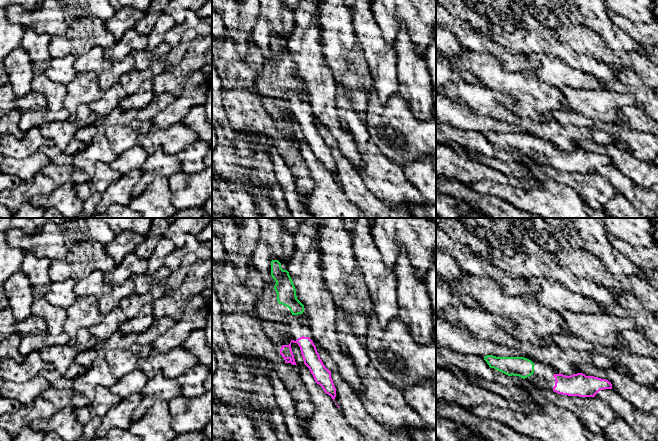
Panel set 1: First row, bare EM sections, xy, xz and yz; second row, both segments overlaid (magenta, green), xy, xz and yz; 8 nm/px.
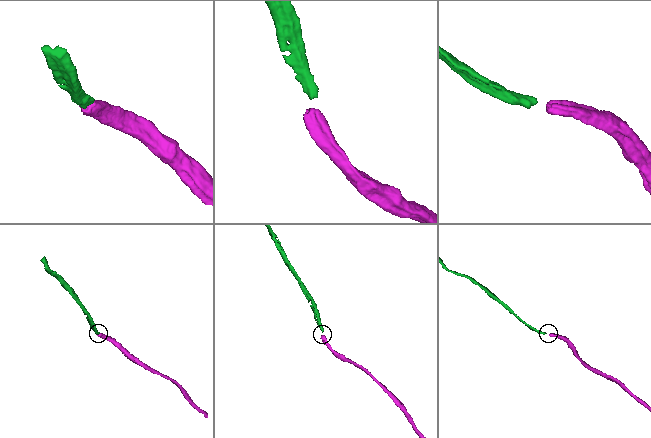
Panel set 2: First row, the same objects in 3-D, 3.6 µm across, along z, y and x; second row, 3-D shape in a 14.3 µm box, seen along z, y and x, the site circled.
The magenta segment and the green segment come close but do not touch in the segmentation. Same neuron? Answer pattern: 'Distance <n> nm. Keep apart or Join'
Distance 160 nm. Join

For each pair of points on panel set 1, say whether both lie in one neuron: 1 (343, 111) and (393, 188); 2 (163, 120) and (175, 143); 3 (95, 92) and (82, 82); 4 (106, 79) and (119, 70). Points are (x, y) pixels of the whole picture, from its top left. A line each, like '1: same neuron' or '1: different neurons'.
1: same neuron
2: different neurons
3: same neuron
4: same neuron

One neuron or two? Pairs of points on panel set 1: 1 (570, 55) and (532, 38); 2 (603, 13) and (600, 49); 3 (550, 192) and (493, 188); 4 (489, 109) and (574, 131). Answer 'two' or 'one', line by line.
1: one
2: two
3: one
4: one

